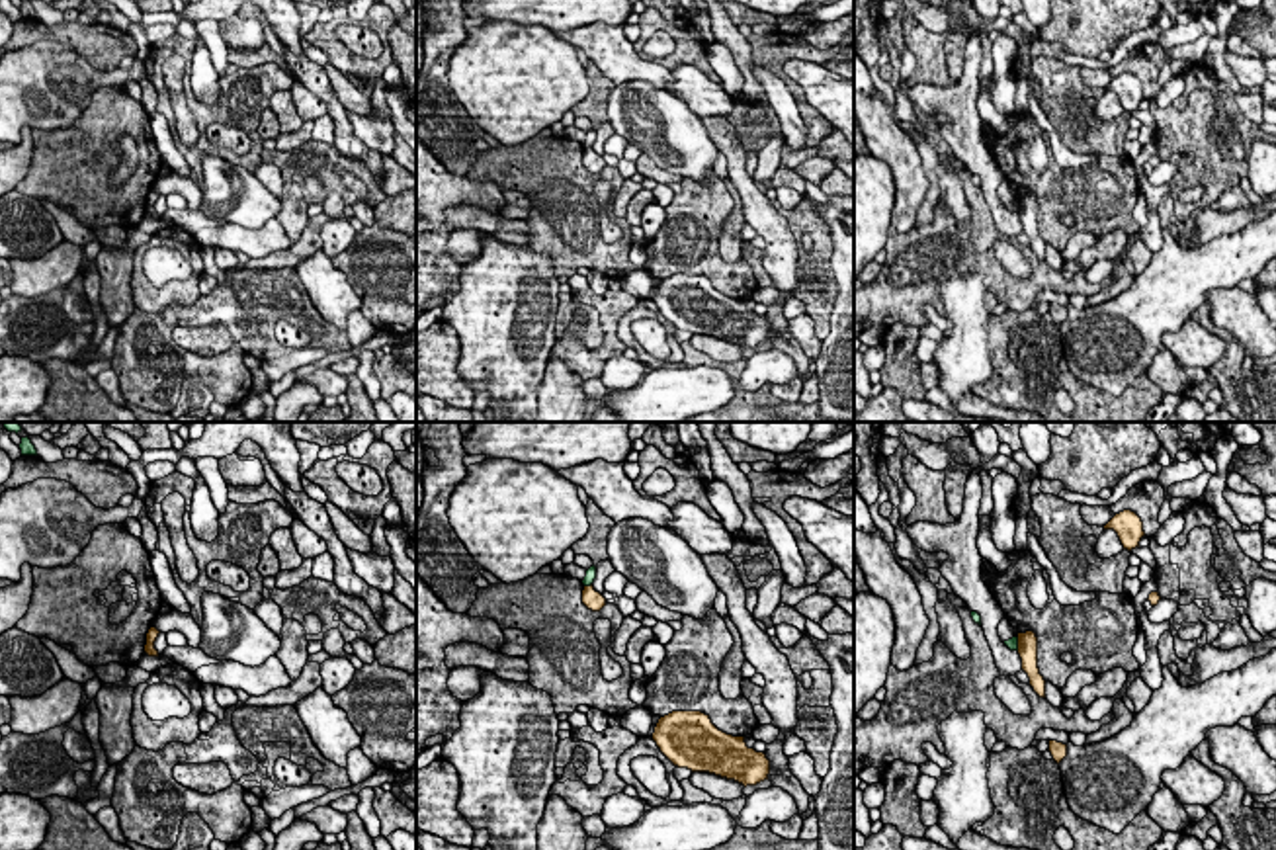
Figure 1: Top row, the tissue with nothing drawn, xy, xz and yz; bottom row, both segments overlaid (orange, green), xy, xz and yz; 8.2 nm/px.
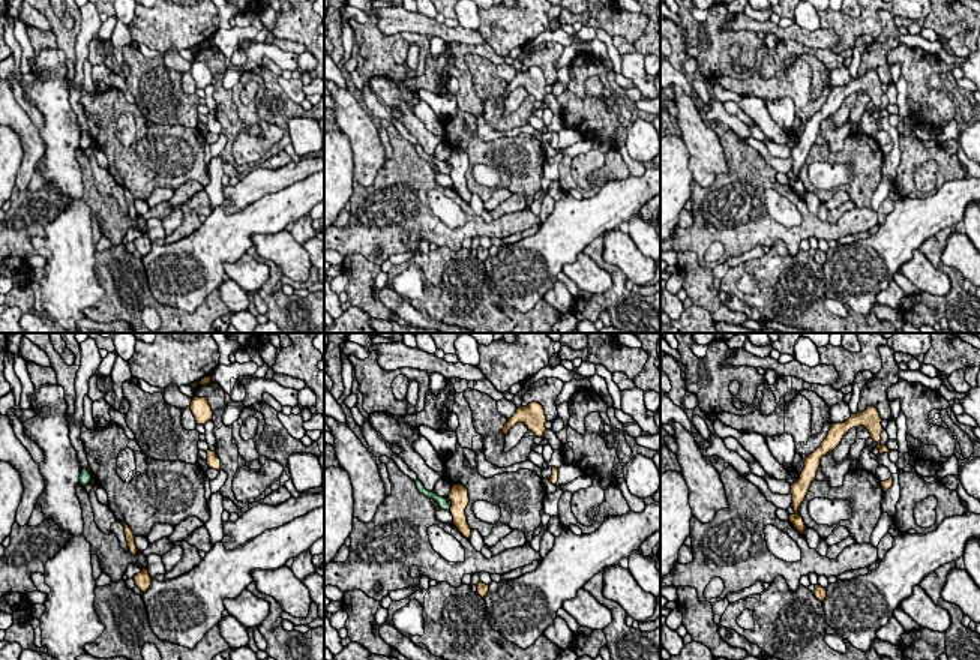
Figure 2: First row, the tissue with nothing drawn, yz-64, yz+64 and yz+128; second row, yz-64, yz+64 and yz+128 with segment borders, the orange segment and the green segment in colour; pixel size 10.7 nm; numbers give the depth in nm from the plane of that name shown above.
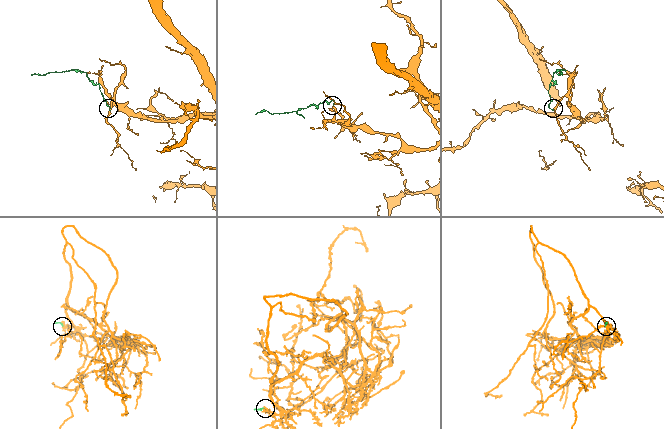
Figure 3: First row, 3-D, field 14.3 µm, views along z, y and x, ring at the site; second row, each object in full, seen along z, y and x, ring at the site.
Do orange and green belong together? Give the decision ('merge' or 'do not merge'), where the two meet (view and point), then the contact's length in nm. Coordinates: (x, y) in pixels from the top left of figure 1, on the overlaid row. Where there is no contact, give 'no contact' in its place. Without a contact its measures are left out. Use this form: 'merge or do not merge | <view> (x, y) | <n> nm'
do not merge | yz (1019, 643) | 110 nm

